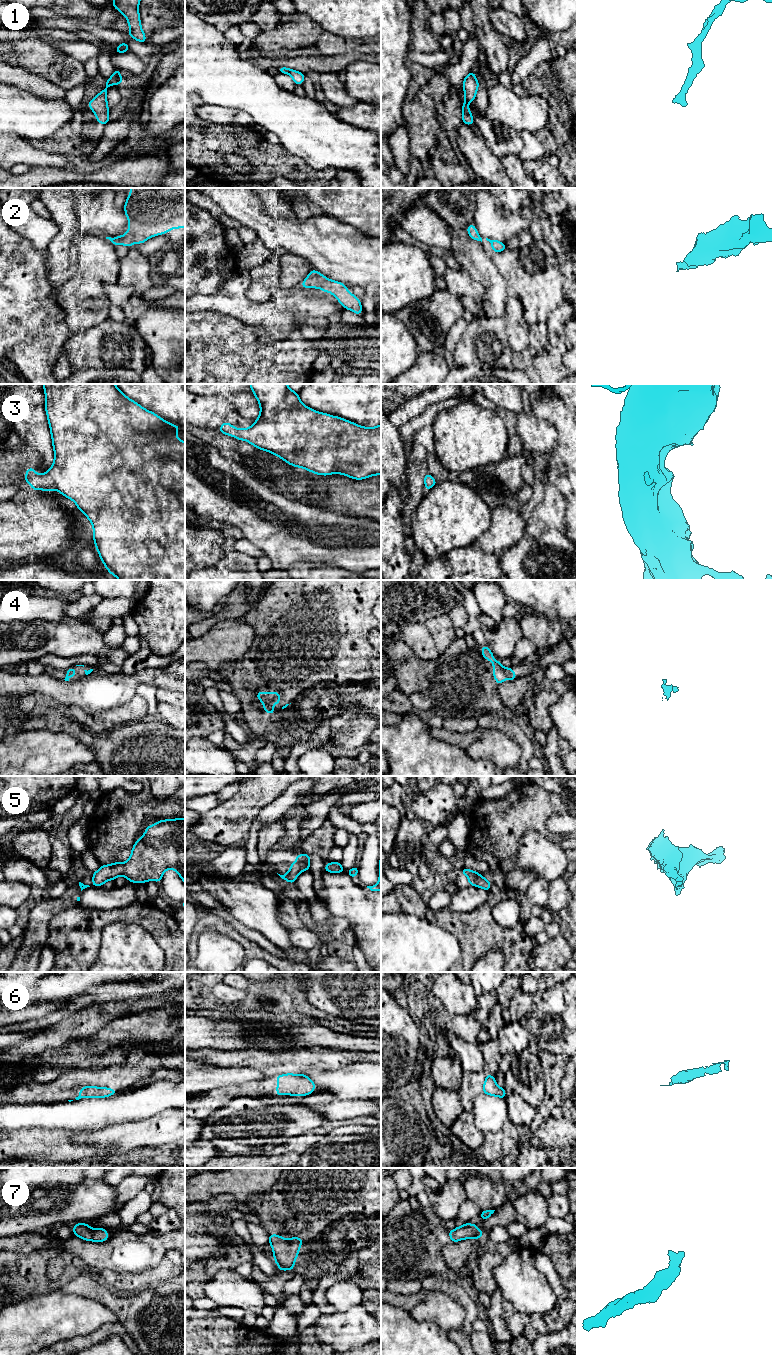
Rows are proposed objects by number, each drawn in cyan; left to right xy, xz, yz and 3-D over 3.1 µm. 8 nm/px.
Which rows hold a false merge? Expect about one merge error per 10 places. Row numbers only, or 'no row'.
no row

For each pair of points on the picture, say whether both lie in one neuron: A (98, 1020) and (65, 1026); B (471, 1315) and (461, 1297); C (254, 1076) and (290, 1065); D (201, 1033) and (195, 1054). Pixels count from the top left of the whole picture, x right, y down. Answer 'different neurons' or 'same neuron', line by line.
A: same neuron
B: same neuron
C: different neurons
D: different neurons

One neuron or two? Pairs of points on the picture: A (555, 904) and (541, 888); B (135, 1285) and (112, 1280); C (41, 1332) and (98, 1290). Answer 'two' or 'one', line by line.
A: two
B: one
C: two

